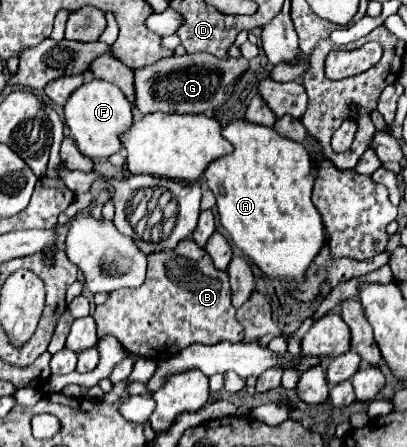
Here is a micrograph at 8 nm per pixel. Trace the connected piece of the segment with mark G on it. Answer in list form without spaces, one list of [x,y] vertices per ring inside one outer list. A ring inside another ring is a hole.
[[[184,54],[184,56],[170,56],[162,58],[156,64],[144,66],[136,70],[136,108],[142,114],[152,112],[194,112],[206,114],[216,112],[236,88],[236,82],[242,74],[248,72],[248,60],[218,60],[212,54]],[[228,88],[228,94],[226,94]]]

